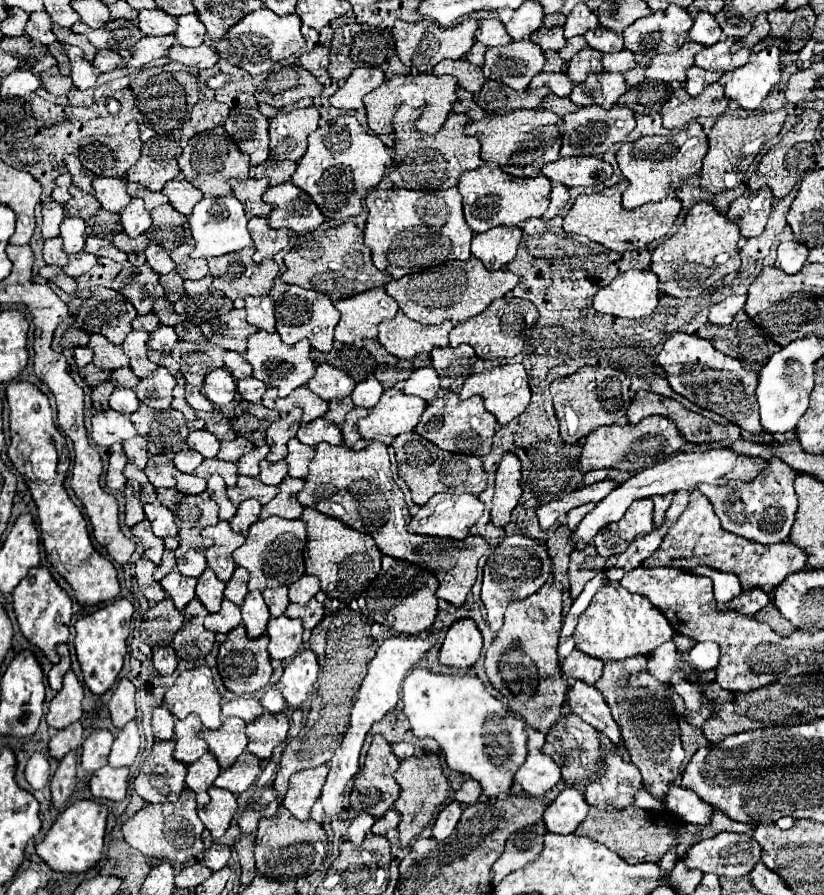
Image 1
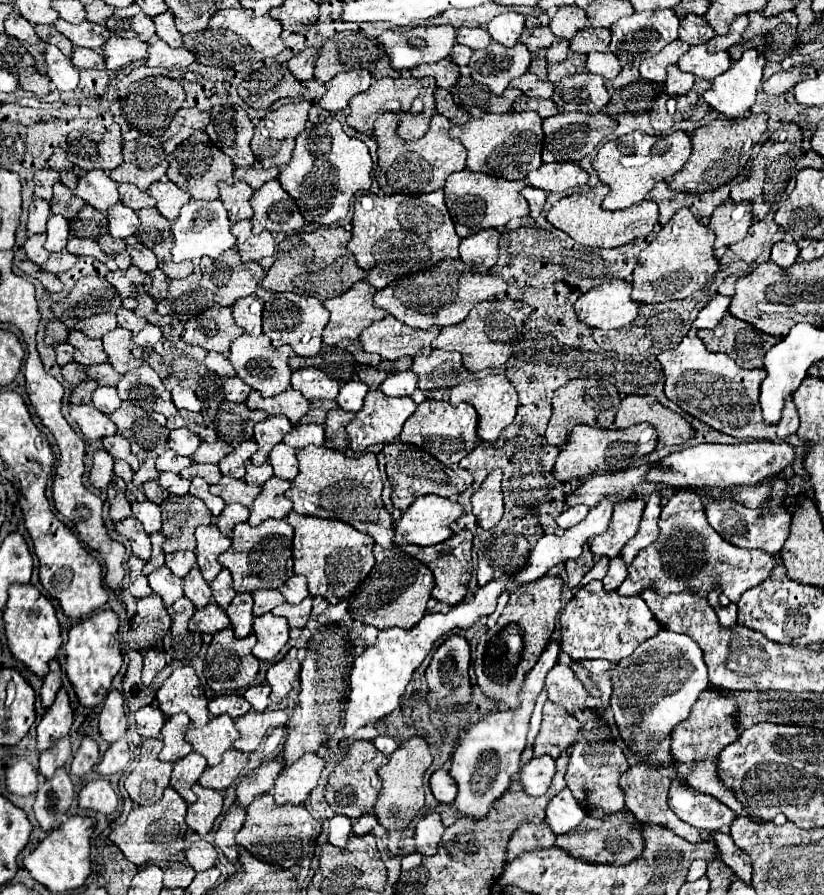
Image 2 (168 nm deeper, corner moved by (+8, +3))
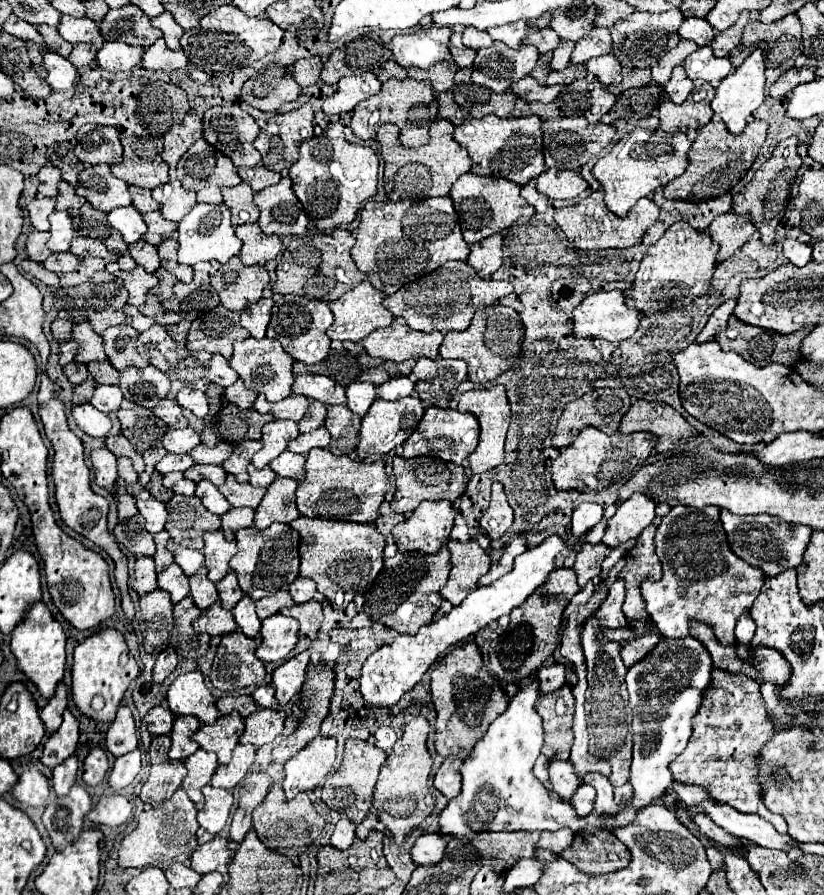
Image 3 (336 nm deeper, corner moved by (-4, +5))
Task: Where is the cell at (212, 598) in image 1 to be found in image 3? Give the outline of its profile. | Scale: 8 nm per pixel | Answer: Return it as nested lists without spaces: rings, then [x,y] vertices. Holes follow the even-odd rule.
[[[202,567],[196,575],[190,577],[190,595],[196,603],[196,607],[200,609],[208,609],[208,605],[212,605],[218,599],[218,591],[216,585],[206,577],[208,569]]]

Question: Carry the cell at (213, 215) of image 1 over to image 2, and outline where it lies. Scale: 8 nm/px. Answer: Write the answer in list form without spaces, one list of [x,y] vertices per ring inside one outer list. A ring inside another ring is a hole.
[[[190,199],[190,203],[182,207],[180,217],[174,221],[172,235],[174,235],[174,247],[170,253],[172,253],[172,259],[176,263],[200,259],[204,255],[210,259],[216,259],[226,249],[232,249],[236,245],[236,237],[230,233],[228,211],[224,209],[224,205],[218,199],[216,201],[194,201],[194,199]]]

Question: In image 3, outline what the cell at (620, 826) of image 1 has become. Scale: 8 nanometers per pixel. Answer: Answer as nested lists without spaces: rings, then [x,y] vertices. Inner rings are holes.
[[[598,829],[596,833],[576,833],[574,843],[568,849],[564,849],[562,857],[572,861],[582,873],[588,875],[624,869],[632,859],[630,849],[606,829]]]

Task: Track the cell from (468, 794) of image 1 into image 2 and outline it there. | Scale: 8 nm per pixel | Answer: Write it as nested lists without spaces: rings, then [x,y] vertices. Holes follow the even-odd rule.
[[[438,769],[432,773],[430,777],[430,789],[434,793],[434,797],[440,803],[452,803],[458,789],[456,789],[456,781],[450,777],[450,773],[446,769]]]

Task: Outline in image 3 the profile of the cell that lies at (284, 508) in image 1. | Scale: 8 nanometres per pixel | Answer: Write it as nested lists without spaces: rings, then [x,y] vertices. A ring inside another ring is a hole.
[[[276,477],[276,481],[268,487],[262,503],[256,509],[254,517],[254,527],[256,529],[266,529],[272,523],[290,523],[296,517],[300,517],[294,491],[298,487],[296,479],[288,477]]]

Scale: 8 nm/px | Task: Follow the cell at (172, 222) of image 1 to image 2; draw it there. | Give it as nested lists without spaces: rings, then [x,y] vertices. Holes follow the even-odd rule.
[[[152,207],[152,209],[142,209],[142,211],[138,211],[138,217],[140,217],[142,225],[140,225],[136,237],[138,237],[138,241],[140,241],[142,245],[154,247],[156,243],[166,241],[166,239],[172,237],[172,231],[170,231],[172,223],[170,223],[168,219],[164,219],[154,207]]]

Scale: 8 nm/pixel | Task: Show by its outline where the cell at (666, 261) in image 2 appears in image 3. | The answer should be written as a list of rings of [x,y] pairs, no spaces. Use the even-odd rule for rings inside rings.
[[[686,219],[676,221],[658,241],[652,245],[636,273],[632,291],[628,291],[628,305],[634,305],[644,315],[652,315],[664,309],[676,309],[692,303],[696,297],[710,289],[716,269],[718,243],[704,231],[696,231]]]

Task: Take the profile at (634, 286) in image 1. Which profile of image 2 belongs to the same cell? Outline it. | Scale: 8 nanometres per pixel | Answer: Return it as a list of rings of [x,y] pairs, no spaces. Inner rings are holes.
[[[622,279],[606,281],[592,287],[574,303],[580,323],[596,329],[620,329],[630,325],[640,309],[640,303],[630,299],[632,285]]]

